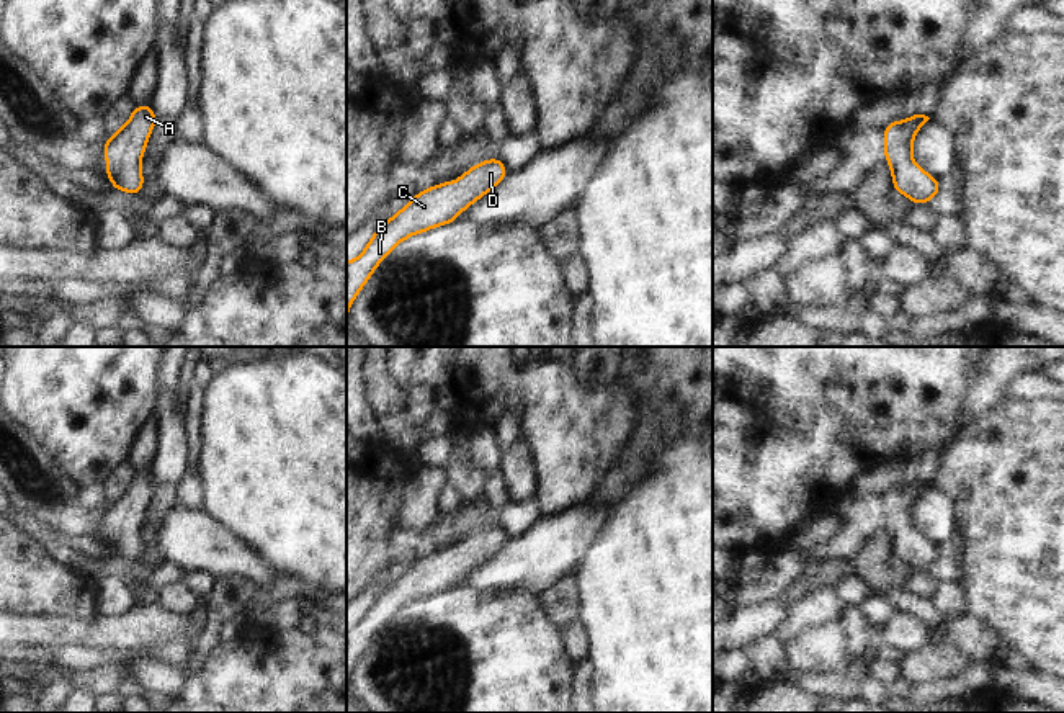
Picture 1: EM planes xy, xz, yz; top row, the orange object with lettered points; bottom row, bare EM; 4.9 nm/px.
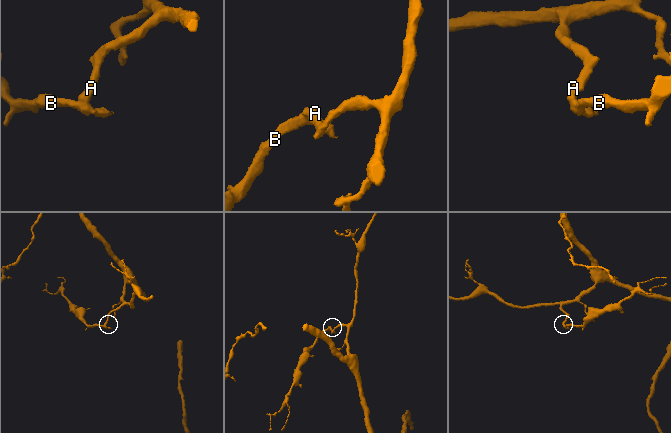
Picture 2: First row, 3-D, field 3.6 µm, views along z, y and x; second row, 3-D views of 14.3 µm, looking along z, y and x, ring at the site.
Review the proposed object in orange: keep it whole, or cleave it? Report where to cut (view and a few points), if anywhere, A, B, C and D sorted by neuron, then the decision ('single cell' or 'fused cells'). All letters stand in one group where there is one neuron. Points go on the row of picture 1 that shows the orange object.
cut none; groups A B C D; single cell

